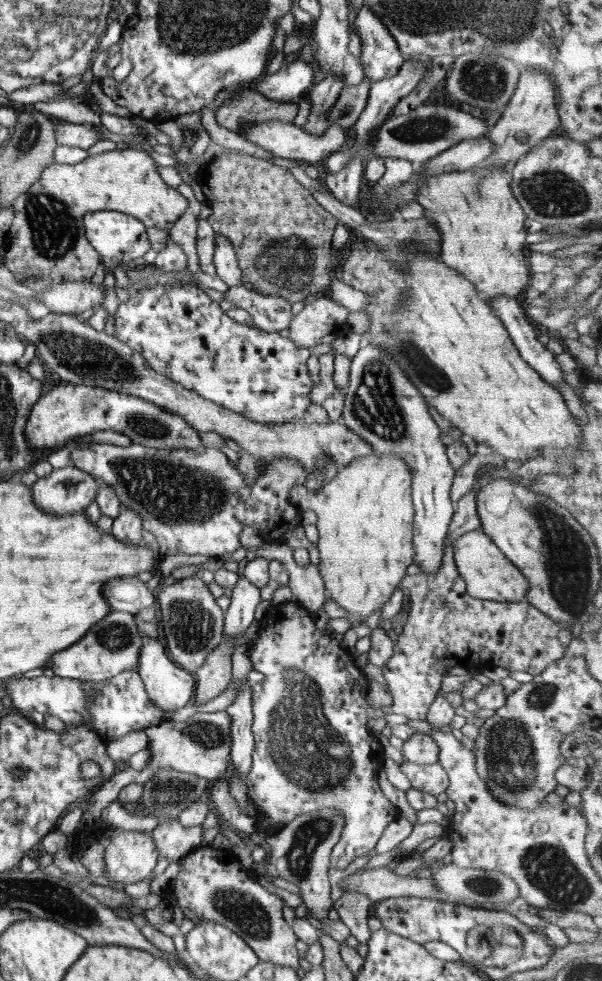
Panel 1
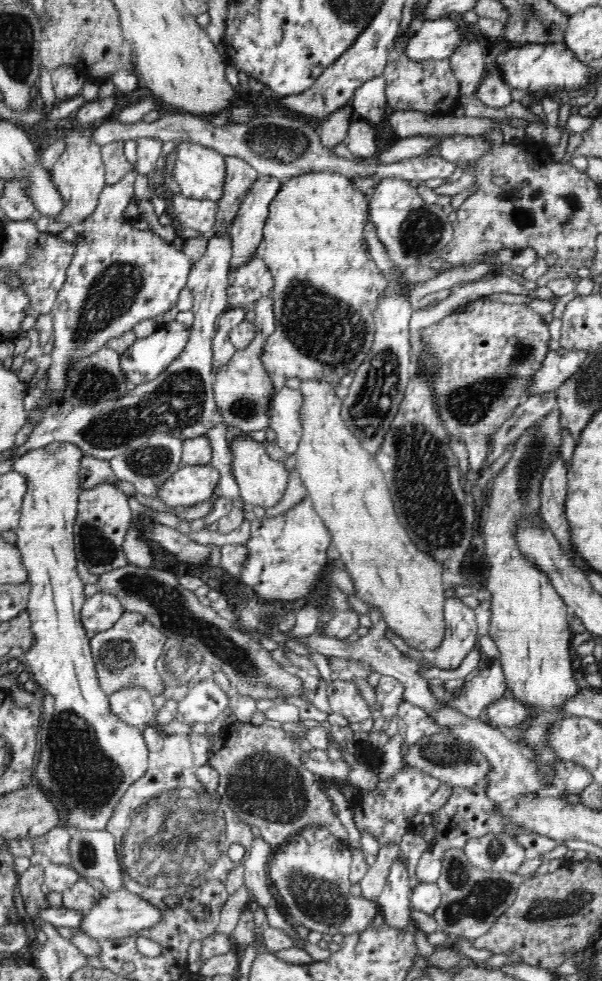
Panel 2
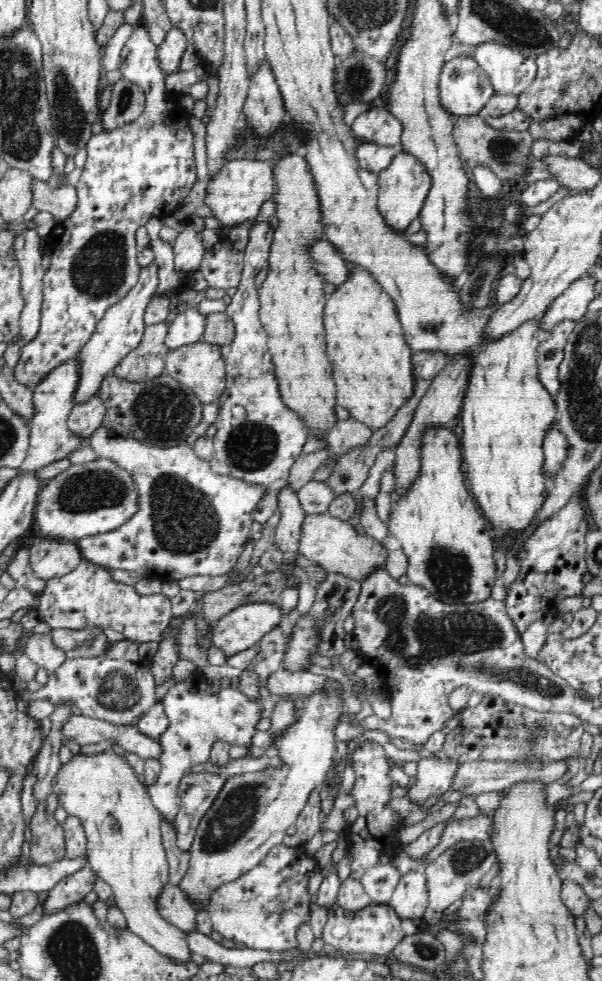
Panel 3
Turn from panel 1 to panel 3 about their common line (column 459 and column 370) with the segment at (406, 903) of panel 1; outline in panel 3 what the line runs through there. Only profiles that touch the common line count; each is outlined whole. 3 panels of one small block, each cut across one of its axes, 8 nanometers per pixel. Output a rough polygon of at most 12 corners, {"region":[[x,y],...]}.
{"region":[[386,904],[329,909],[322,938],[336,951],[387,955],[405,937]]}

